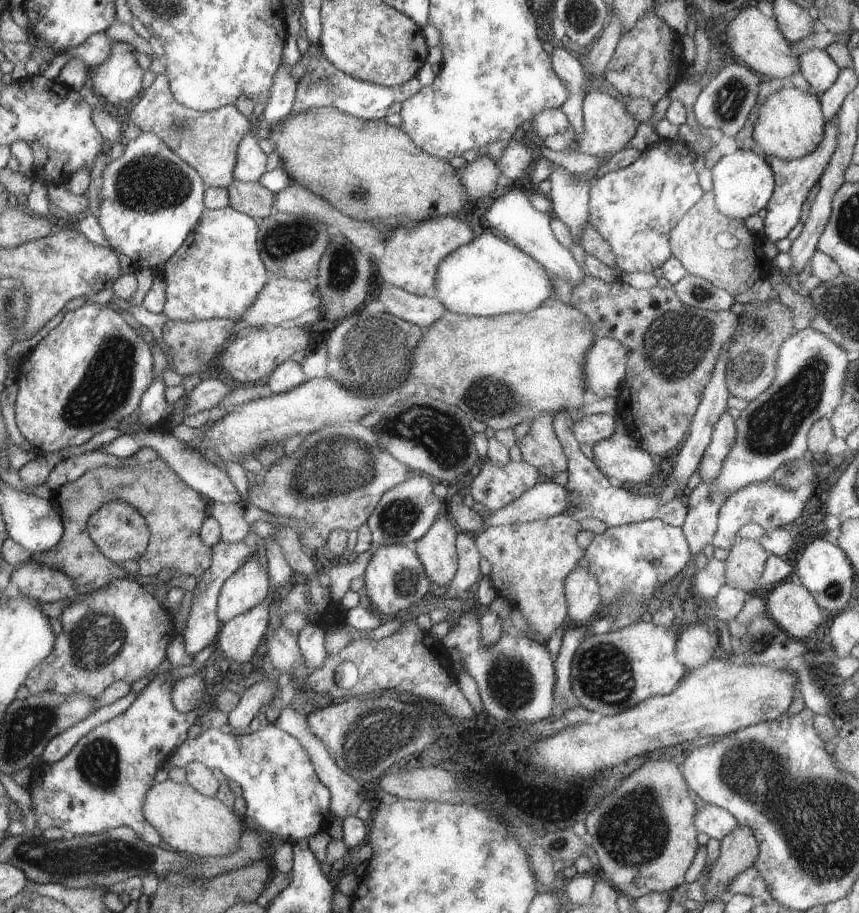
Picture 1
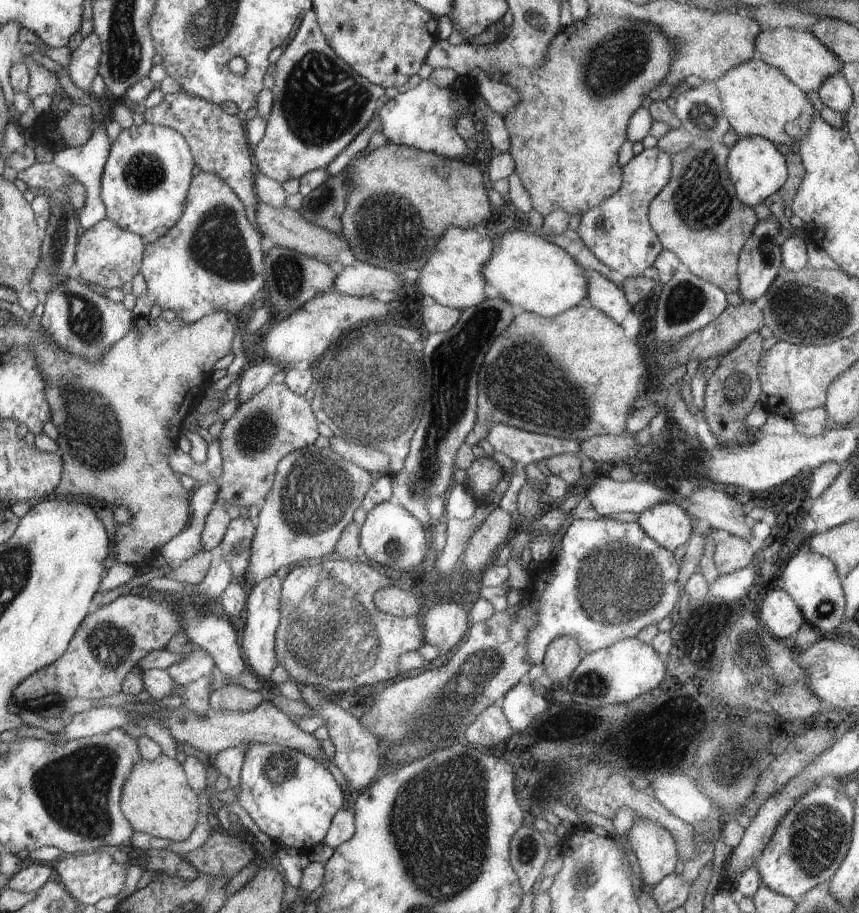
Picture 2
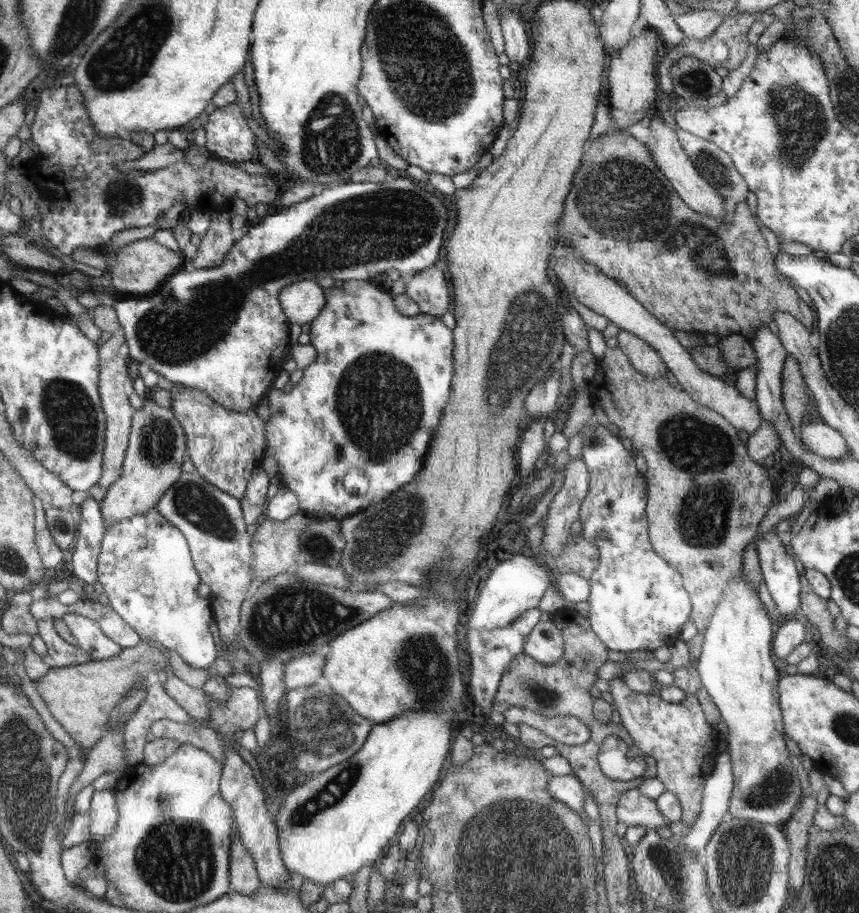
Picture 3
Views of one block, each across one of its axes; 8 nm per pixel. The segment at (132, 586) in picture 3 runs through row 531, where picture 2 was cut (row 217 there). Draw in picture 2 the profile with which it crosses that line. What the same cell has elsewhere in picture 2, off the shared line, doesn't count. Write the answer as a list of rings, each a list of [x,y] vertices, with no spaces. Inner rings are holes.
[[[144,123],[142,126],[134,125],[122,131],[111,144],[101,177],[101,200],[107,211],[106,218],[116,222],[121,228],[128,229],[129,232],[145,237],[147,244],[155,242],[165,236],[181,218],[195,165],[188,142],[176,129]]]

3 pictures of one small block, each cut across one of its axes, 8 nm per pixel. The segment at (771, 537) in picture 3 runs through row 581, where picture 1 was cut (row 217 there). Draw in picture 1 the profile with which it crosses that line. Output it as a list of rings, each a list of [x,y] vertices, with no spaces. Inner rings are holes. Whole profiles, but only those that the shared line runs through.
[[[835,114],[830,122],[826,123],[825,128],[827,130],[825,138],[812,154],[794,160],[782,160],[782,158],[770,156],[770,168],[774,169],[774,178],[776,178],[777,184],[774,188],[774,196],[769,200],[769,207],[766,208],[762,234],[772,242],[786,238],[789,232],[802,222],[802,206],[804,206],[810,191],[818,185],[821,176],[825,174],[830,160],[833,159],[833,154],[838,148],[838,114]]]

